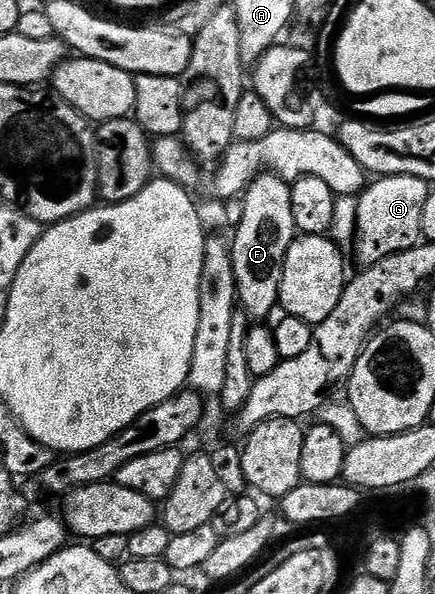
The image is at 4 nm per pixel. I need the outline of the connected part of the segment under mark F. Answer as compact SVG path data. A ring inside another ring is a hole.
M265 173L248 186L242 198L242 221L234 228L236 236L230 239L236 298L249 320L264 321L272 310L277 310L286 253L298 238L294 212L290 210L290 184L277 175Z

